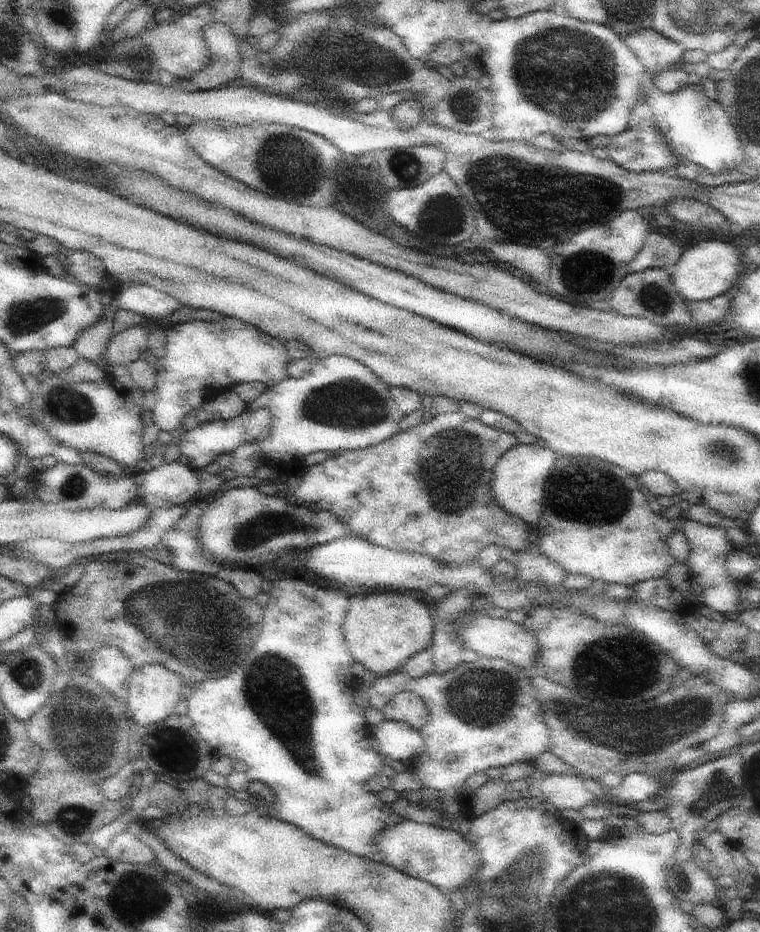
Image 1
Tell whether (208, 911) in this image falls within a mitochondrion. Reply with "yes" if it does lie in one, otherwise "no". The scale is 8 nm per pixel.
no

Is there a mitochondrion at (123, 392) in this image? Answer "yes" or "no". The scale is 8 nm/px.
no

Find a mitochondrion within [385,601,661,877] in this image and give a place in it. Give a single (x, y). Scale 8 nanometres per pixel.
(485, 697)

